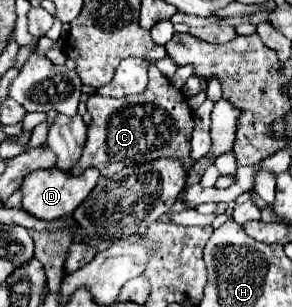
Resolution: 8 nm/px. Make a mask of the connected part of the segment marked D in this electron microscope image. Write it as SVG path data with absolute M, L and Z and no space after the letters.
M59 168L35 170L23 180L23 186L21 186L23 202L21 202L21 206L23 206L23 210L27 208L29 214L33 214L33 216L37 216L41 220L63 218L63 216L71 214L89 196L89 192L95 188L99 176L101 174L99 174L97 168L87 168L79 176L71 176L69 172L59 172Z

